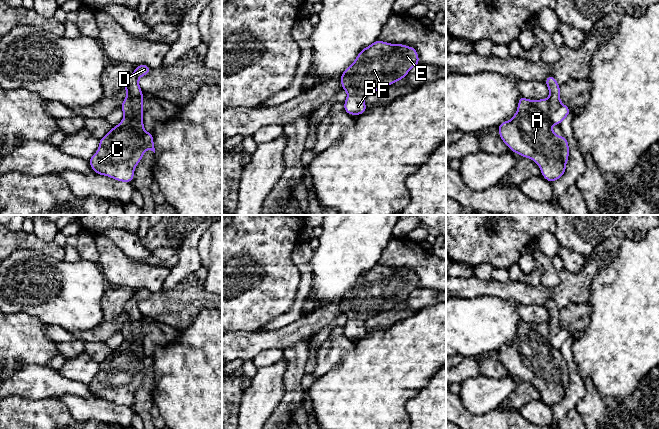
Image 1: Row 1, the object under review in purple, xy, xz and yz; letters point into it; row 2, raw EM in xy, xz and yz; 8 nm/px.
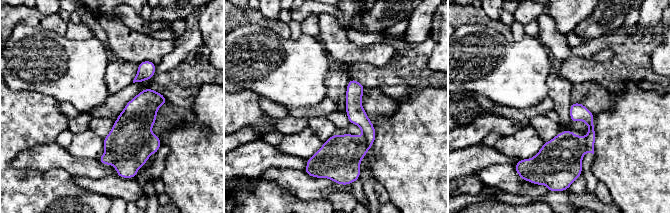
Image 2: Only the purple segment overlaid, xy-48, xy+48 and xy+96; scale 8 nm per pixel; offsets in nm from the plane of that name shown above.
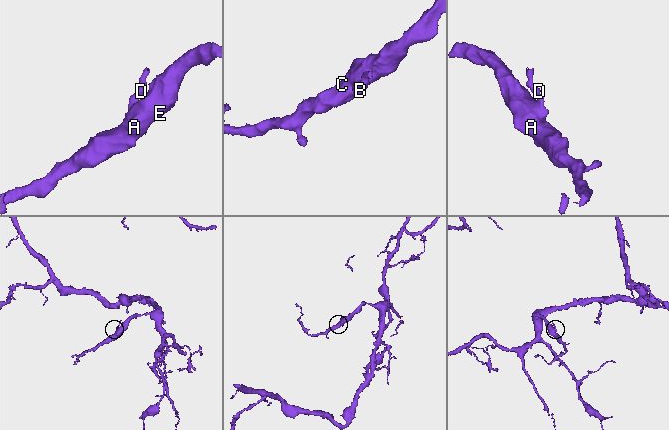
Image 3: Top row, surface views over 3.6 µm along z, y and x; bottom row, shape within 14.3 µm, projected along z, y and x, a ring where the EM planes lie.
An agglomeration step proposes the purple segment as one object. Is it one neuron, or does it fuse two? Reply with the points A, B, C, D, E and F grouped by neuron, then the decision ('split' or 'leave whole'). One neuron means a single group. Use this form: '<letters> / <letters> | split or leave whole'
A C E F / B D | split

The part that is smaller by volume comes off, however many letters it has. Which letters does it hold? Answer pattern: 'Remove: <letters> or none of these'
Remove: B, D

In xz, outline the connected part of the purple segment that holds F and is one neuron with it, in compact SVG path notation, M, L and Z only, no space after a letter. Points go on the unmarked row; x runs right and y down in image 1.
M377 263L363 272L354 286L341 298L342 314L348 319L365 322L405 302L416 289L420 289L420 286L414 271Z

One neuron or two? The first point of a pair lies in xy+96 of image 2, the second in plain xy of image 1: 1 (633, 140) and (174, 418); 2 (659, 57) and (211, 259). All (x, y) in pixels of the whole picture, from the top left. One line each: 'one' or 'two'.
1: one
2: one

